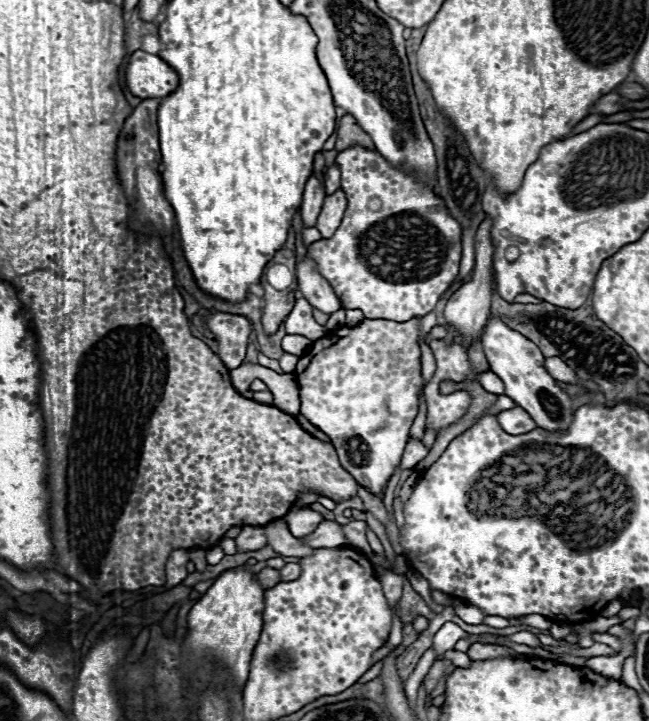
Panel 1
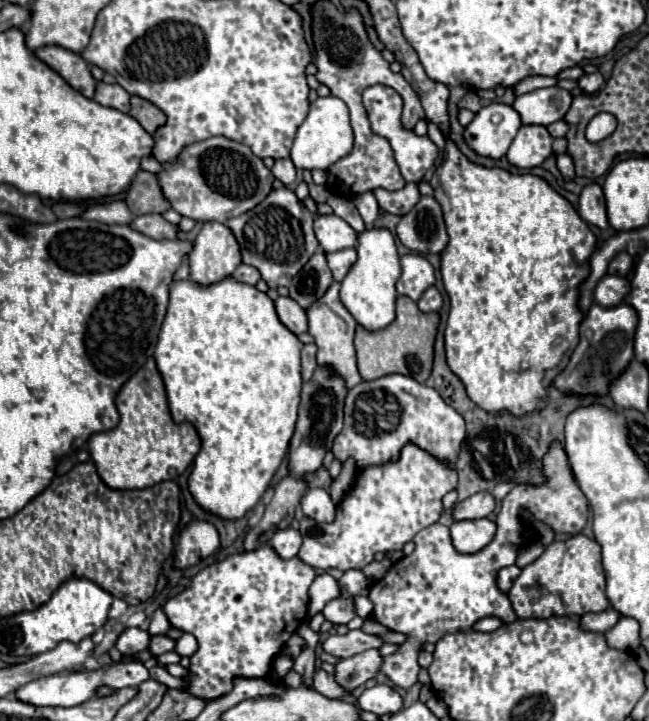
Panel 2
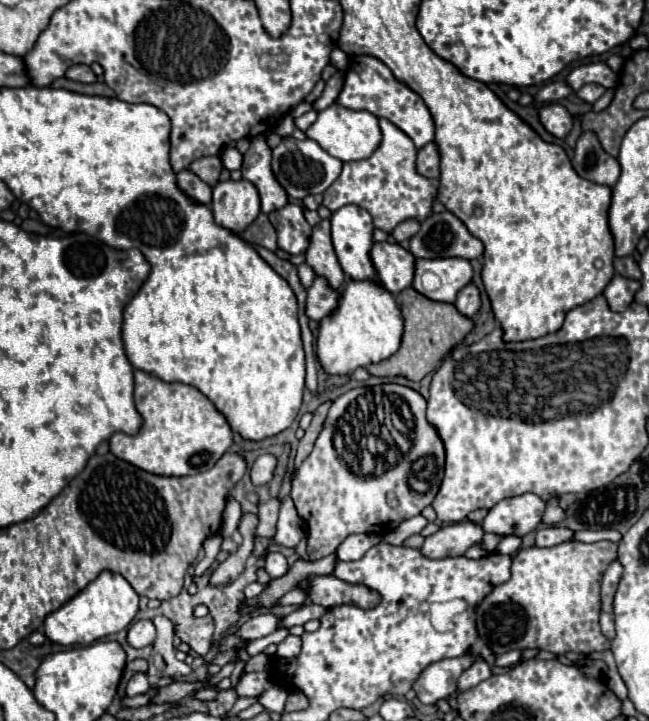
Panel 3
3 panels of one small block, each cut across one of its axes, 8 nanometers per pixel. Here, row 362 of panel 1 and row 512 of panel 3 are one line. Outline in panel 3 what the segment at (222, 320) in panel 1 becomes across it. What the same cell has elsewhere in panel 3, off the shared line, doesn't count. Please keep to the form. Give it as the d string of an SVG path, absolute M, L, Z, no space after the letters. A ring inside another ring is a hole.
M230 498L228 504L226 504L226 510L224 510L224 522L222 522L222 528L220 528L220 534L224 538L230 538L236 532L238 522L240 522L240 516L242 516L240 504L234 498Z

